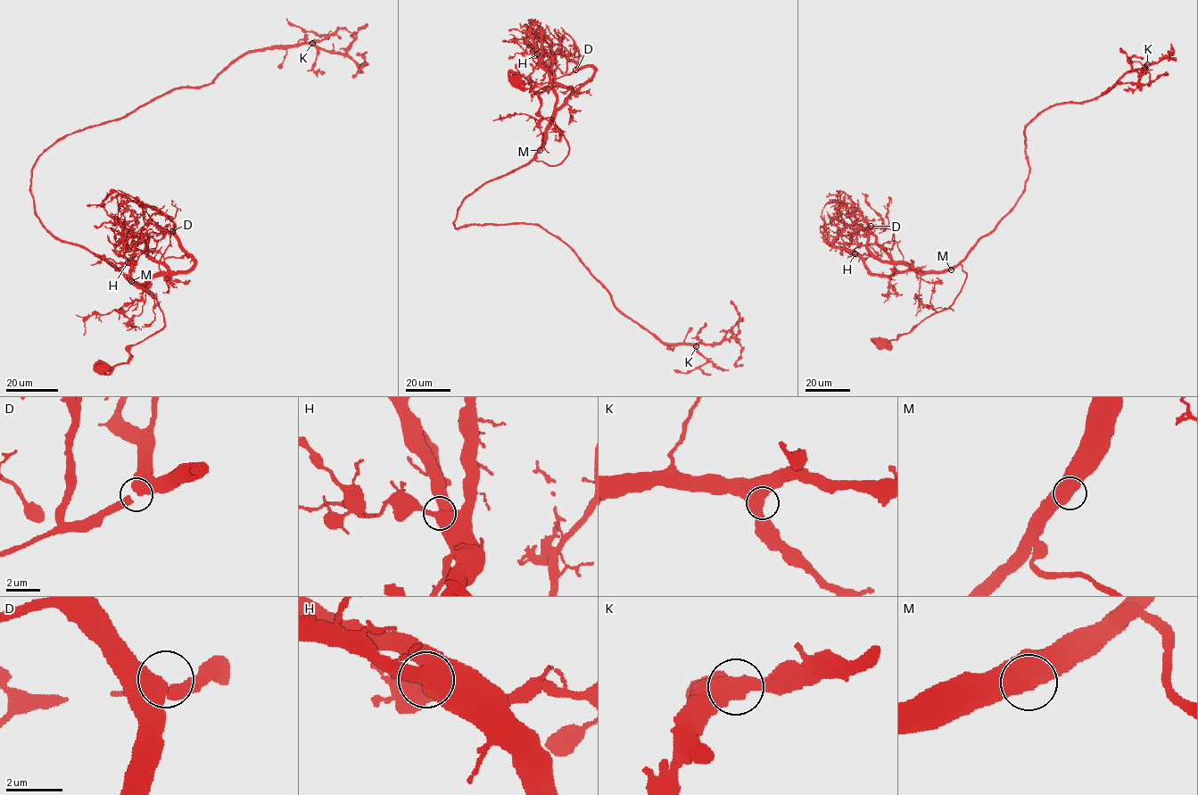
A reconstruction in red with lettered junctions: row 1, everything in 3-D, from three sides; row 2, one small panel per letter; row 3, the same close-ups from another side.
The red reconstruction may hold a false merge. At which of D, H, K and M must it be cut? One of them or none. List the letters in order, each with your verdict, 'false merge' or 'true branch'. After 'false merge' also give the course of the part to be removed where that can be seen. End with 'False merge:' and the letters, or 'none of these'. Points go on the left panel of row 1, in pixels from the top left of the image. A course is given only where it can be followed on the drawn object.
D: true branch
H: true branch
K: true branch
M: true branch
False merge: none of these

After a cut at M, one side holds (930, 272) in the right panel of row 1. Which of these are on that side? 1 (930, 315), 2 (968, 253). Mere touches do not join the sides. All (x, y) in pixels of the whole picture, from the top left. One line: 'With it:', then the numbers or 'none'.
With it: 2

